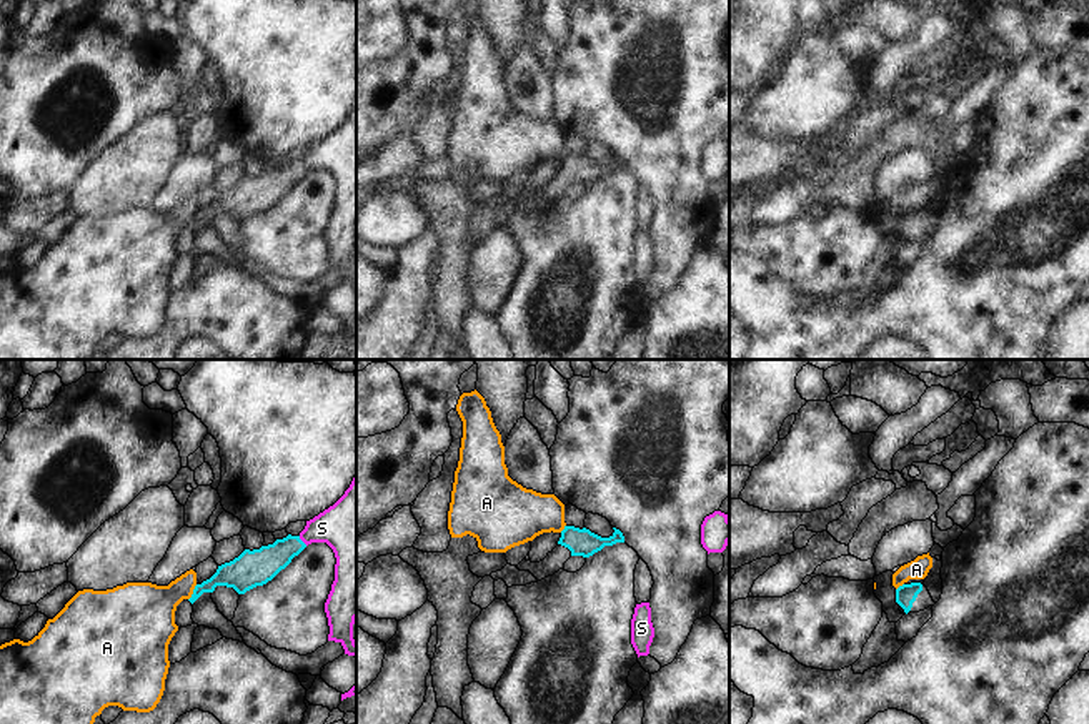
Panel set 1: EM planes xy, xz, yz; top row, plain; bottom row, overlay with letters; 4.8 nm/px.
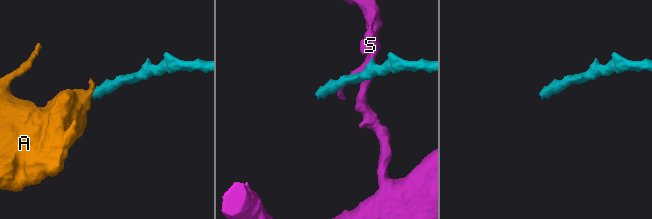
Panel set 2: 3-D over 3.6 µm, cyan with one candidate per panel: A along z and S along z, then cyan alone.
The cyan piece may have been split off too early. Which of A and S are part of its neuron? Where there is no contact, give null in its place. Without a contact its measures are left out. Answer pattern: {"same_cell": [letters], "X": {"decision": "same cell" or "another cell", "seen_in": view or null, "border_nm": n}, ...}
{"same_cell": [], "A": {"decision": "another cell", "seen_in": "xy", "border_nm": 90}, "S": {"decision": "another cell", "seen_in": "xy", "border_nm": 60}}

